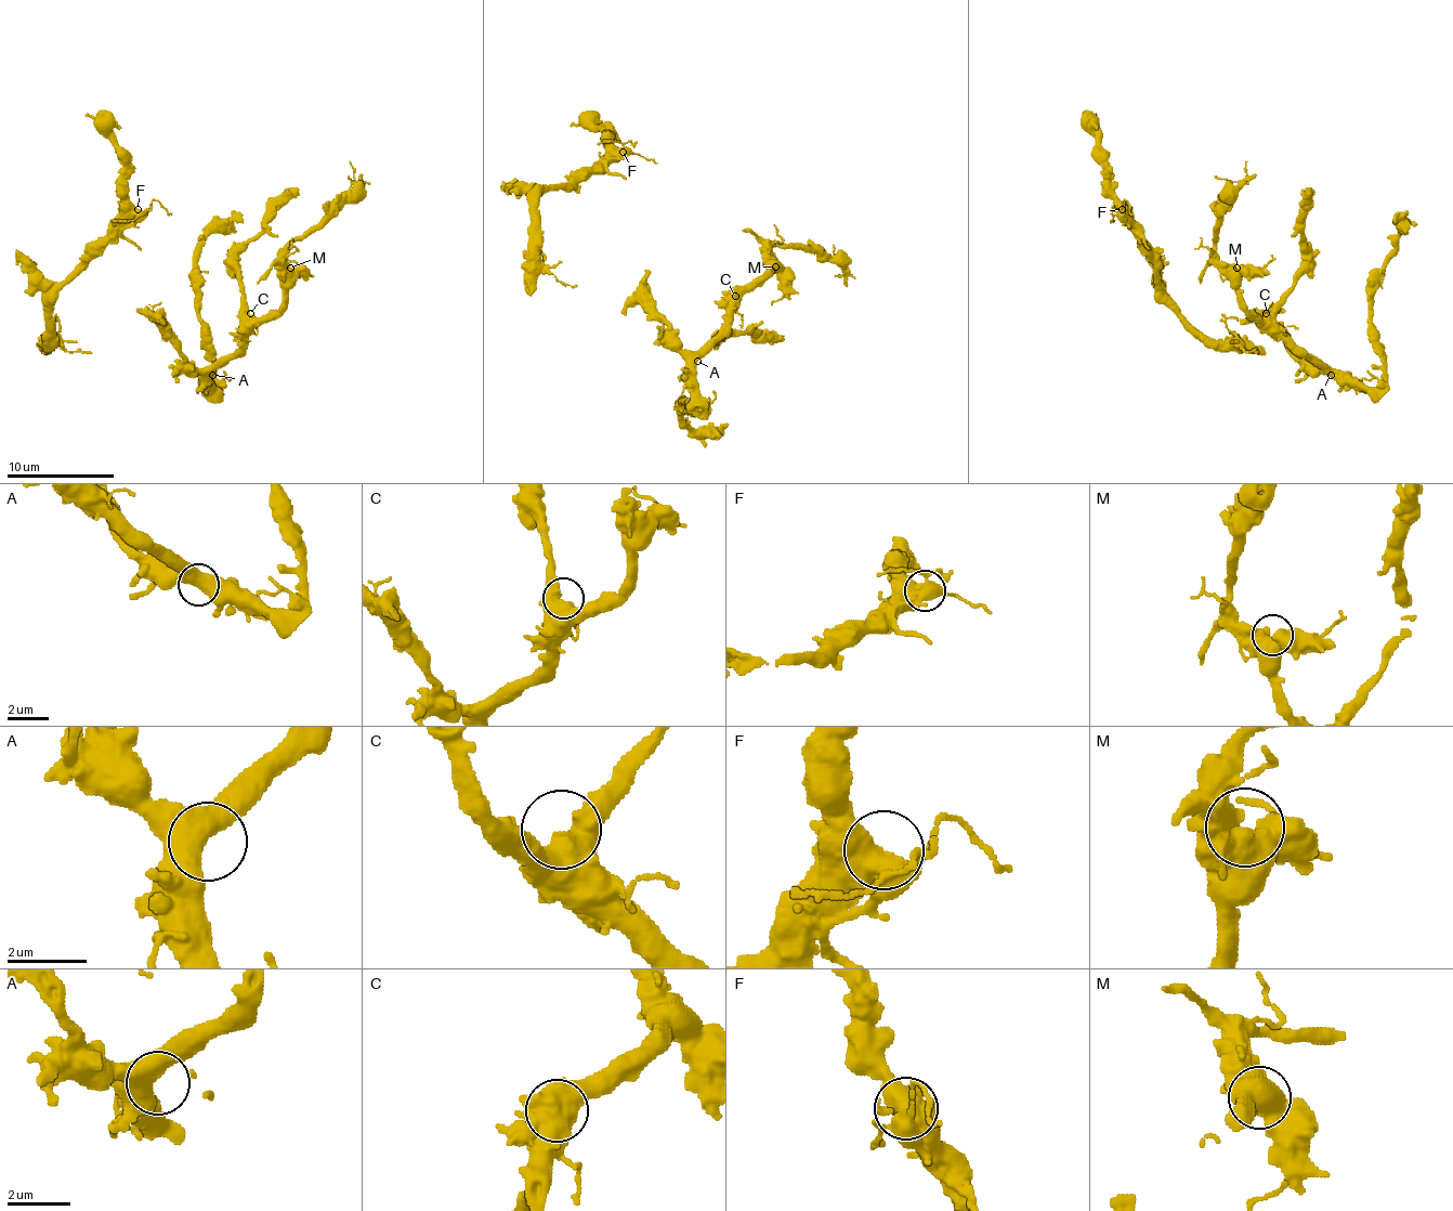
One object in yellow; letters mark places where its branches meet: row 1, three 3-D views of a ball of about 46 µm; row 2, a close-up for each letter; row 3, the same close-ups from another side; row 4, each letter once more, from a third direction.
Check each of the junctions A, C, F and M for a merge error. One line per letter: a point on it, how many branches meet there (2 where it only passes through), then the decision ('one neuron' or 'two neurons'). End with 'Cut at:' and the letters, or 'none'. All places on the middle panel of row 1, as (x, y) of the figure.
A: place (697, 361); branches 3; one neuron
C: place (735, 296); branches 2; one neuron
F: place (623, 152); branches 5; one neuron
M: place (775, 267); branches 3; one neuron
Cut at: none

